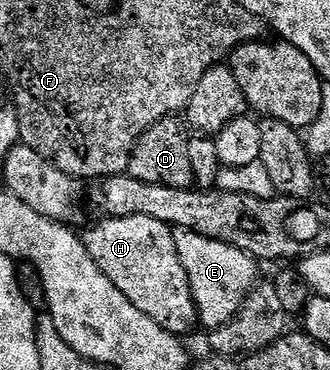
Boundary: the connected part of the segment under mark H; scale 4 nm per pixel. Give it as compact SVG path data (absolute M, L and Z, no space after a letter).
M113 216L101 219L101 224L96 224L88 233L83 233L84 249L94 258L94 262L158 326L162 326L168 332L181 338L187 337L187 332L192 332L200 324L200 311L196 308L194 294L190 286L190 278L186 274L186 266L182 266L182 258L178 256L176 245L176 232L168 225L158 222L158 218L142 218L141 216Z

